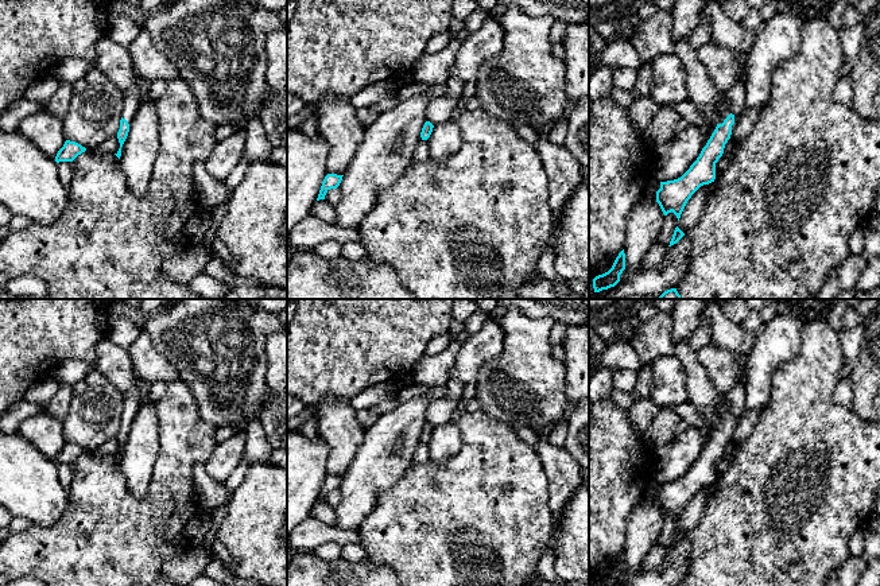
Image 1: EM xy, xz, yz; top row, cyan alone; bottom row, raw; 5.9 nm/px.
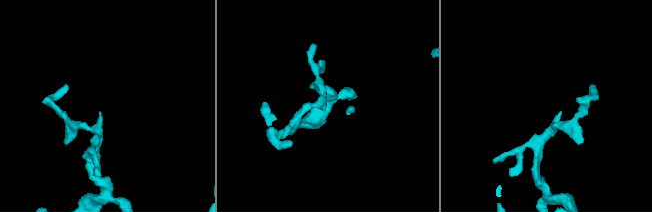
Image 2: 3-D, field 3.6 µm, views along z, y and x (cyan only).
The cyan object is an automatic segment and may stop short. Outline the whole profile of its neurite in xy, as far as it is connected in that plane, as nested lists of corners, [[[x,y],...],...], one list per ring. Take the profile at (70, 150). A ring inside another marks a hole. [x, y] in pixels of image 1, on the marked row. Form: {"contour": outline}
{"contour": [[[66,140],[63,147],[58,151],[55,162],[73,162],[78,155],[85,152],[86,148],[75,141]]]}

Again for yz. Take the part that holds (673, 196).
{"contour": [[[744,73],[736,84],[725,90],[726,102],[720,113],[717,127],[702,148],[697,160],[678,179],[660,182],[656,202],[664,216],[674,213],[679,221],[681,214],[691,195],[703,185],[716,179],[716,163],[724,154],[734,124],[745,105]]]}

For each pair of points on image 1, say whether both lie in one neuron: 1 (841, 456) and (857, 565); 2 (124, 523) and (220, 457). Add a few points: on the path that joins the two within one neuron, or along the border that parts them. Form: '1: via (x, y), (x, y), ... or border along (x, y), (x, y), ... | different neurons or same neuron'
1: border along (851, 555), (832, 571) | different neurons
2: border along (218, 443), (204, 464) | different neurons

